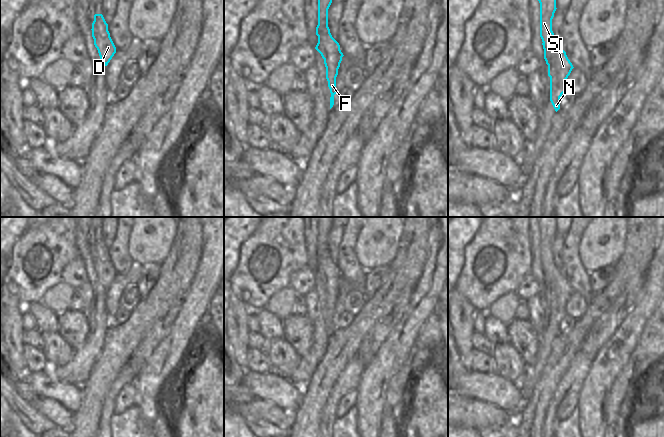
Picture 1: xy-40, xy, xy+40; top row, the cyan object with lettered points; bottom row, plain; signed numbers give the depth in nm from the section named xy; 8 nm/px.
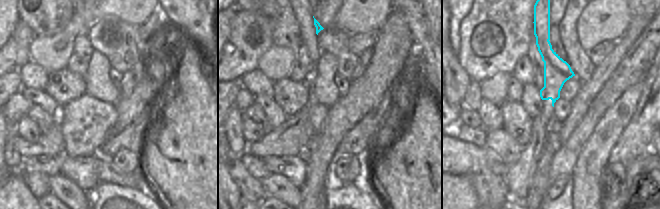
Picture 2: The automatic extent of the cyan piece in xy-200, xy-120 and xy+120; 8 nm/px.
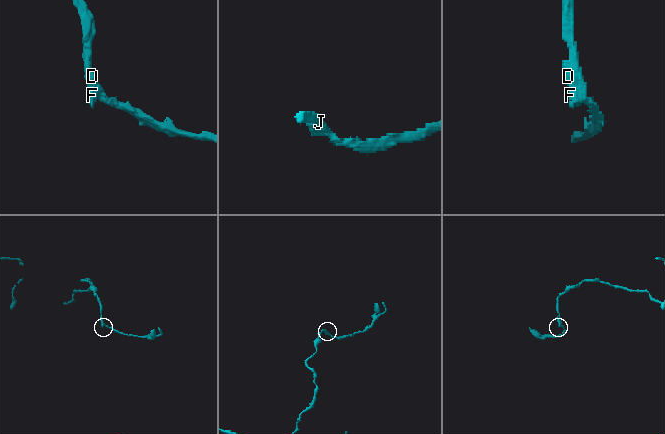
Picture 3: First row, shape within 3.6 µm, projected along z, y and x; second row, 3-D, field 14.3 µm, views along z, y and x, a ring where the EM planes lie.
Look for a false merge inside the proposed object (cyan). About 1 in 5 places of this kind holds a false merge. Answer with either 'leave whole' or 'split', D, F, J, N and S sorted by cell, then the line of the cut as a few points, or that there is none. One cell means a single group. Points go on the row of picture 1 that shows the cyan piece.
split; groups D F J N / S; cut xy+40 (555, 42), (552, 45), (553, 61), (548, 66)

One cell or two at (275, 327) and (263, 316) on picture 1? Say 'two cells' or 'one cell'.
one cell

